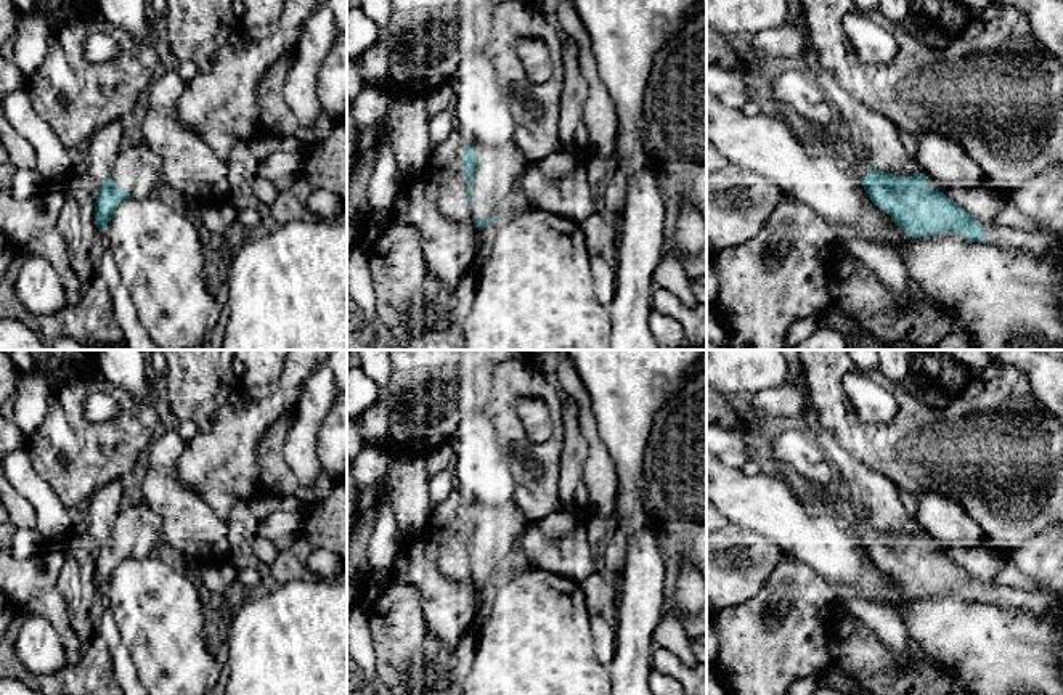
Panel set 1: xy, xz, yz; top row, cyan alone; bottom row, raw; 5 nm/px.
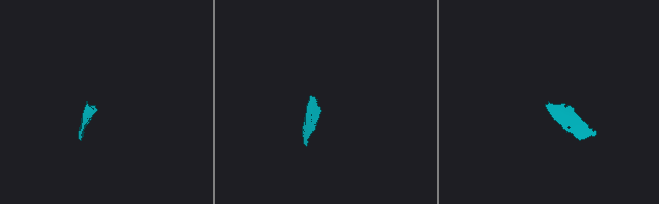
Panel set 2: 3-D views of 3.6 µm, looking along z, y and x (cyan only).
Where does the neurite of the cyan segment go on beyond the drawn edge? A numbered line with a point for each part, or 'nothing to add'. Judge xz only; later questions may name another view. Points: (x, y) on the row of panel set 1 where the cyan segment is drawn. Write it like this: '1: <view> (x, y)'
1: xz (498, 169)

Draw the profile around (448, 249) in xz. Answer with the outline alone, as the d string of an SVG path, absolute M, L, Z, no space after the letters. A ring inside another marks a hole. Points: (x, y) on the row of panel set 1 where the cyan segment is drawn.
M414 175L405 180L390 213L397 220L413 226L417 231L426 270L442 286L453 289L466 274L475 268L477 252L490 241L491 233L503 222L506 207L507 204L485 228L475 226L472 218L466 223L451 223L438 212L435 183L427 180L426 175Z

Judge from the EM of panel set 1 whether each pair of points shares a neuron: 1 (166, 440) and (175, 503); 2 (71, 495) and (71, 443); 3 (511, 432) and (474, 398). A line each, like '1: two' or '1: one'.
1: one
2: one
3: two

